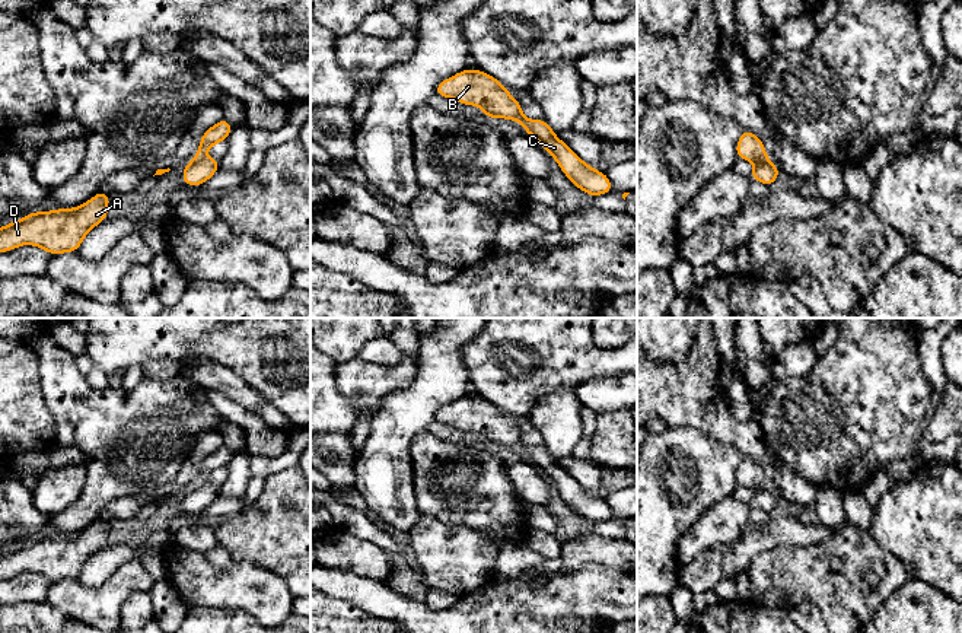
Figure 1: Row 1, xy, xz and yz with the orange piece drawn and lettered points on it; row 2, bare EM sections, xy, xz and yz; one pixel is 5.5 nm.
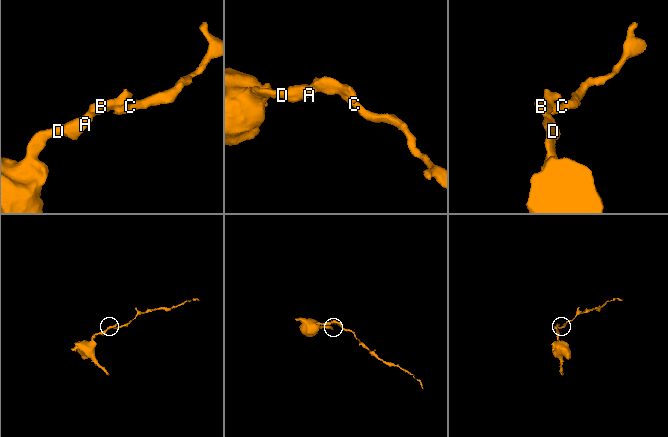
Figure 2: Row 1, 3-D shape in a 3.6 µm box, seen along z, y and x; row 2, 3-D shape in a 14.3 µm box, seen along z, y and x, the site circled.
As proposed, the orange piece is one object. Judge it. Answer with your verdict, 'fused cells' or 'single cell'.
fused cells

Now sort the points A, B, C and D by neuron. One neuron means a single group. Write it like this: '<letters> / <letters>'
A B D / C

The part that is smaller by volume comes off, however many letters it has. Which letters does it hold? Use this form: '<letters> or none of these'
C

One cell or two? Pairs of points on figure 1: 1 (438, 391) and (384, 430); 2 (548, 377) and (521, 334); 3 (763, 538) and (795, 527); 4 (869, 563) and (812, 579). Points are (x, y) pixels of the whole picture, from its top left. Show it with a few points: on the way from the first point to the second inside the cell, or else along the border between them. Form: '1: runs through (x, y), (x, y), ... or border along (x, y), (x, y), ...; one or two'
1: runs through (424, 397), (397, 422); one
2: runs through (548, 365), (548, 358), (532, 343); one
3: runs through (770, 536), (780, 530), (787, 530); one
4: runs through (854, 575), (827, 575); one

